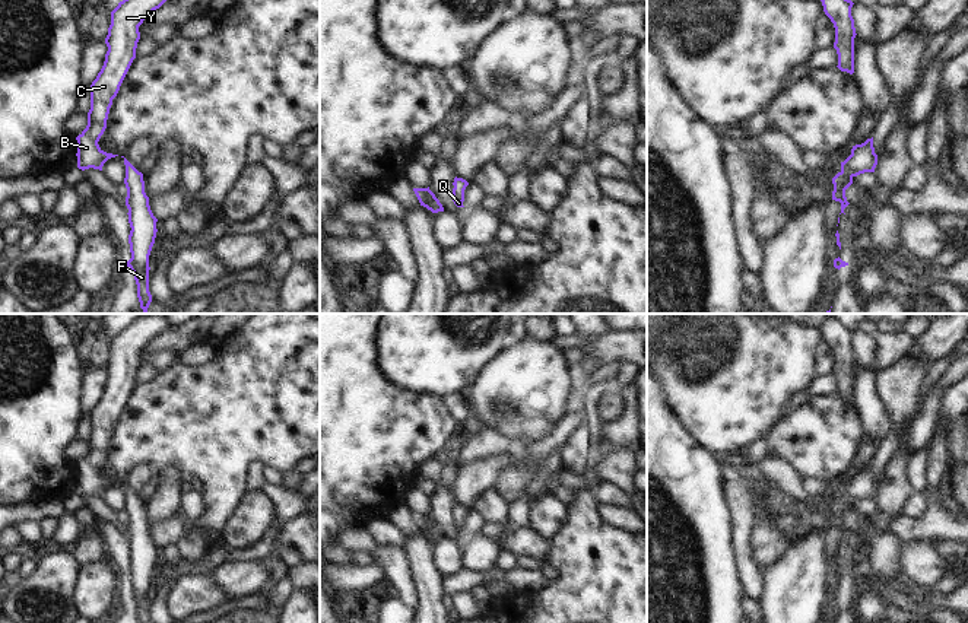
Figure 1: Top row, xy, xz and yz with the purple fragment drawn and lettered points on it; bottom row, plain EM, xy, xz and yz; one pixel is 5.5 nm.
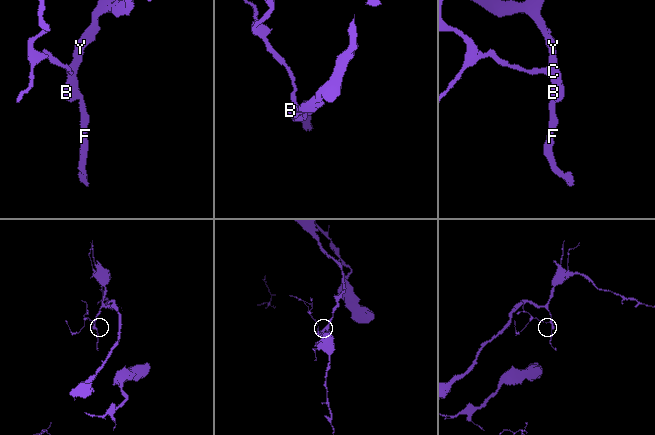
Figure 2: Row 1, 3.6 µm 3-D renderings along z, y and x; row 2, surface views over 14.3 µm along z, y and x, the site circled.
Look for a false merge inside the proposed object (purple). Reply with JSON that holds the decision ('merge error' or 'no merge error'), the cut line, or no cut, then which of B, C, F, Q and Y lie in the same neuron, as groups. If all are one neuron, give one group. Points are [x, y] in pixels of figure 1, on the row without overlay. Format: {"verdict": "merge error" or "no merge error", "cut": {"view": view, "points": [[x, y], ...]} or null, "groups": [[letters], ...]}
{"verdict": "no merge error", "cut": null, "groups": [["B", "C", "F", "Q", "Y"]]}

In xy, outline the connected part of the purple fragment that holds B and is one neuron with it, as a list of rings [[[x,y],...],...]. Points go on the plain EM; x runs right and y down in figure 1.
[[[140,314],[127,325],[118,330],[111,338],[111,352],[105,371],[108,378],[96,406],[91,411],[91,436],[88,452],[76,464],[77,495],[102,498],[104,490],[118,481],[104,479],[98,468],[107,455],[107,446],[112,426],[136,385],[136,375],[140,366],[139,353],[156,336],[168,327],[165,314]]]

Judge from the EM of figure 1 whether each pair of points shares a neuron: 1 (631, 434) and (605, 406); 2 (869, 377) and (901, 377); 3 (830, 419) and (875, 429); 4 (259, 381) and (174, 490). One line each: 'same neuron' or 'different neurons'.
1: different neurons
2: different neurons
3: different neurons
4: different neurons

